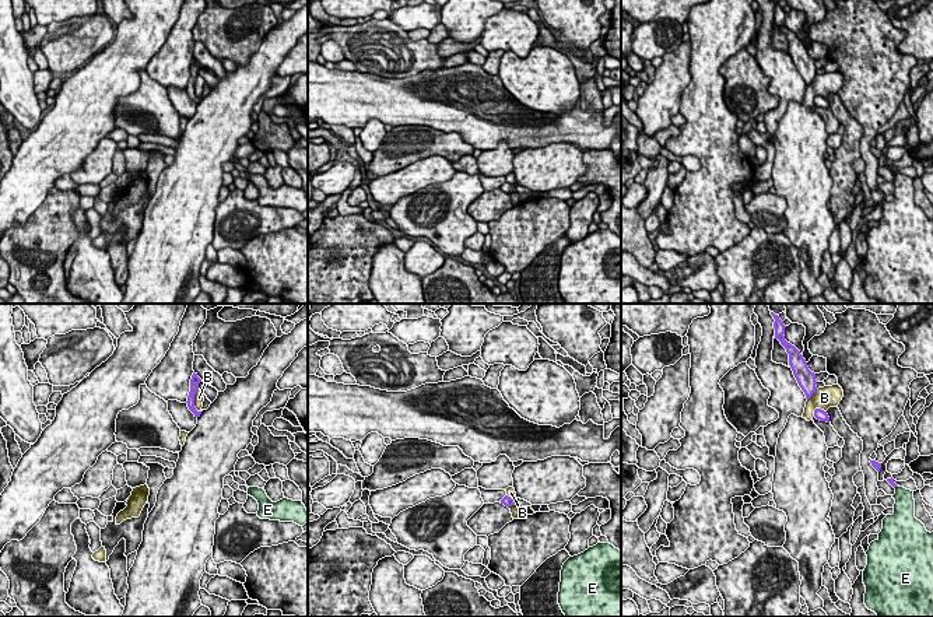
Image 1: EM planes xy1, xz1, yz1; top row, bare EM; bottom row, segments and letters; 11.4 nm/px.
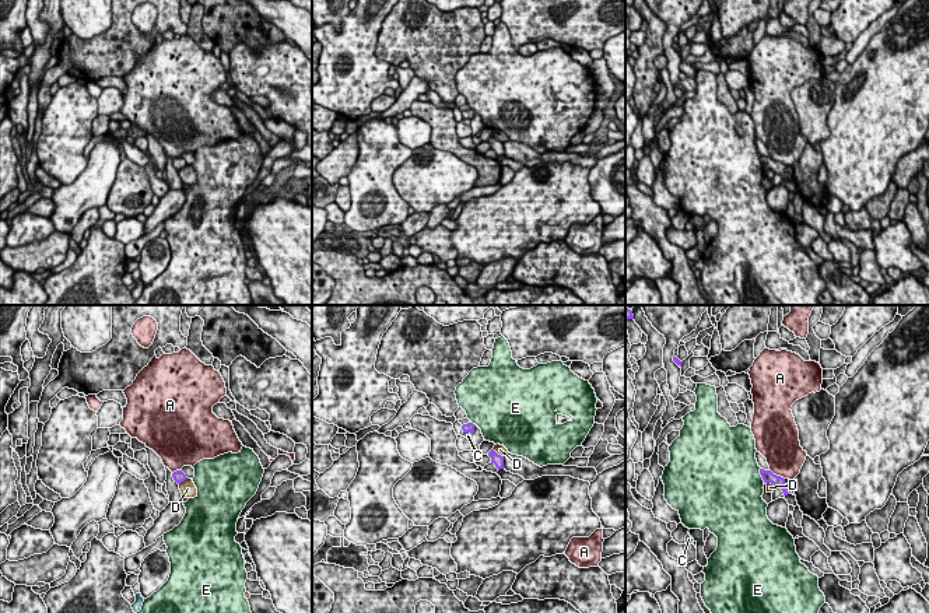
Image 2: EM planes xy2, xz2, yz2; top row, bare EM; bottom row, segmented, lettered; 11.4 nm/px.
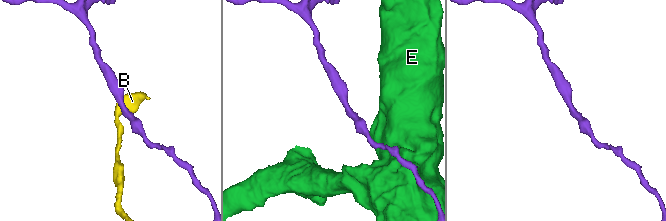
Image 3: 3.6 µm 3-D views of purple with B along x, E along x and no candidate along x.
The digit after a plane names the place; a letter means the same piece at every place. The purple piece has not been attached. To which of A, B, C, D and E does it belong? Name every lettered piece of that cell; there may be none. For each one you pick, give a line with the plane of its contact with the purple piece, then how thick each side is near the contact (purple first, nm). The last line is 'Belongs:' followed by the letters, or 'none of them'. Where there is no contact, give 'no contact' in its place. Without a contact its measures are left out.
Belongs: none of them

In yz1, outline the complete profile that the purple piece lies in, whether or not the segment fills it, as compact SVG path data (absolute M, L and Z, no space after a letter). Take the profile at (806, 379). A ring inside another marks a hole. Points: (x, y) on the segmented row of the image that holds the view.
M771 312L771 315L775 319L775 322L774 322L775 339L778 339L781 341L781 344L786 348L786 353L789 354L789 365L793 371L793 375L795 375L799 386L804 392L806 399L810 399L817 389L816 374L809 369L807 362L803 358L803 355L800 354L800 351L785 340L783 334L785 334L786 326L779 319L779 316L775 315L774 312Z

